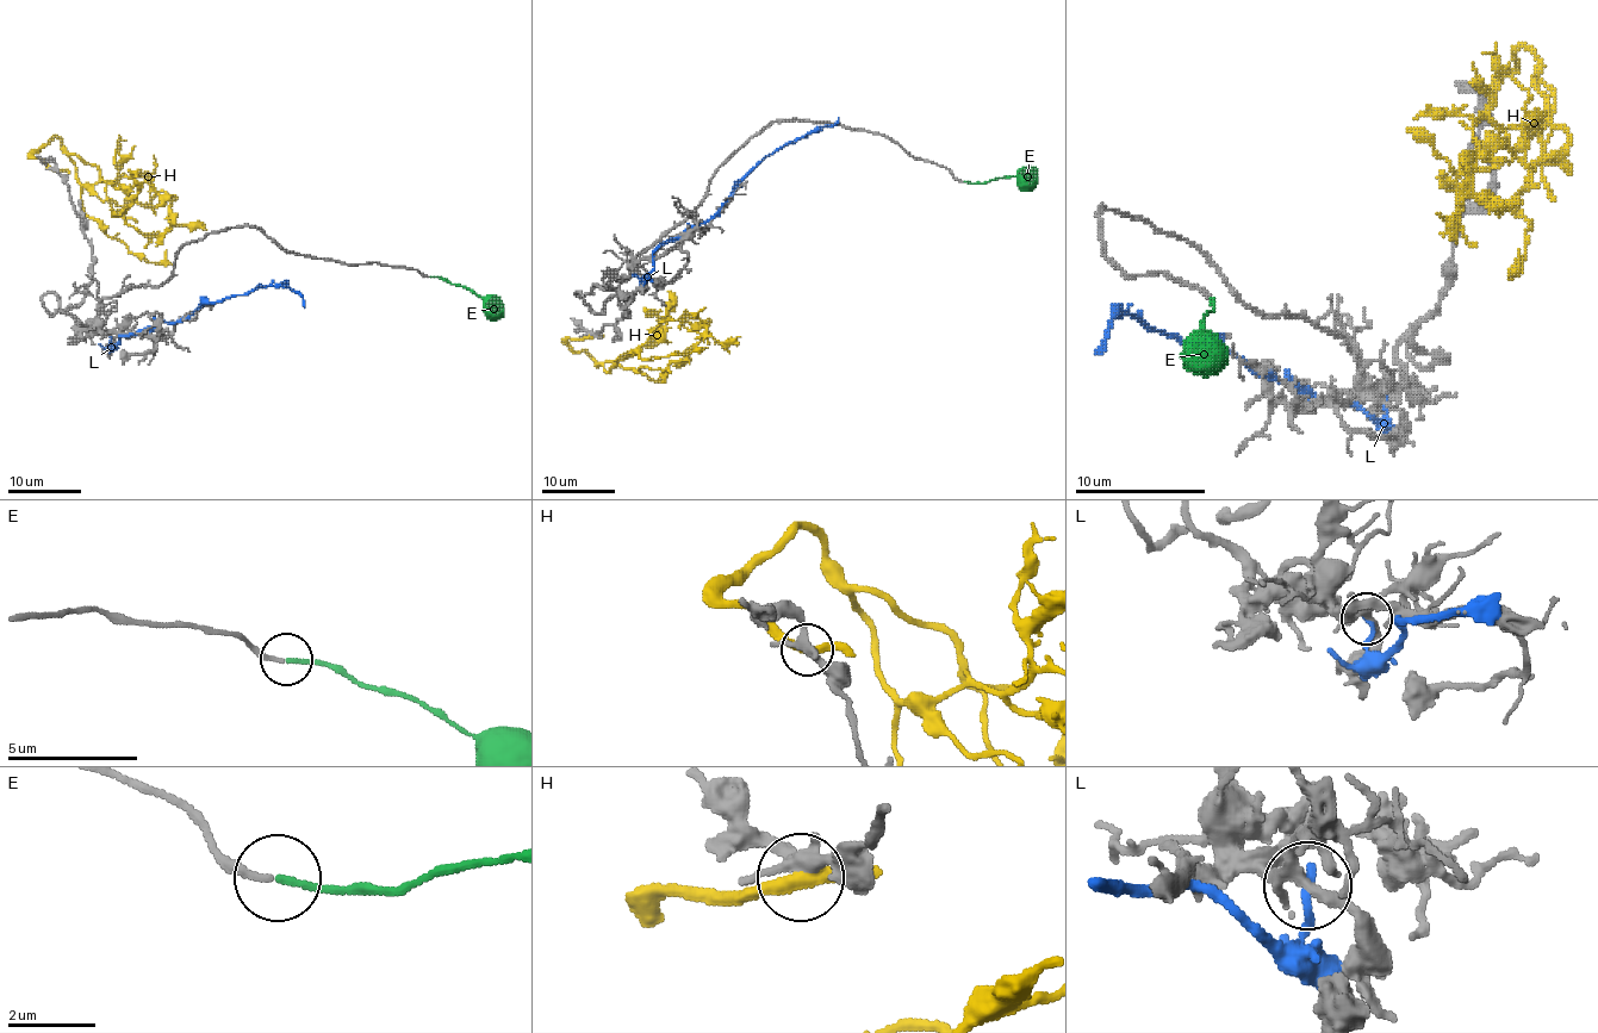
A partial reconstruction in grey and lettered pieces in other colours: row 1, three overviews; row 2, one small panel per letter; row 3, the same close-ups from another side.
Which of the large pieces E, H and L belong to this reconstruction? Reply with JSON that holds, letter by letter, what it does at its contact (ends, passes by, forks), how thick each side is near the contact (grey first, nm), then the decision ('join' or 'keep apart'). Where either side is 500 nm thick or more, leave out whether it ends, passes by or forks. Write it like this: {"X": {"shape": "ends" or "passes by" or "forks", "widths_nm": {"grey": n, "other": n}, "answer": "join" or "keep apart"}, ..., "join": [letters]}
{"E": {"shape": "ends", "widths_nm": {"grey": 180, "other": 160}, "answer": "join"}, "H": {"shape": "passes by", "widths_nm": {"grey": 260, "other": 300}, "answer": "keep apart"}, "L": {"shape": "ends", "widths_nm": {"grey": 240, "other": 200}, "answer": "keep apart"}, "join": ["E"]}

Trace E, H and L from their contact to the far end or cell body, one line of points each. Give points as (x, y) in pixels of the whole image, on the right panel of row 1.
E: (1210, 298), (1213, 302), (1200, 331), (1217, 350), (1200, 371)
H: (1488, 109), (1524, 45), (1567, 135), (1531, 167), (1502, 144), (1475, 157), (1488, 213)
L: (1387, 403), (1378, 419), (1328, 406), (1142, 318), (1118, 315), (1095, 354)

